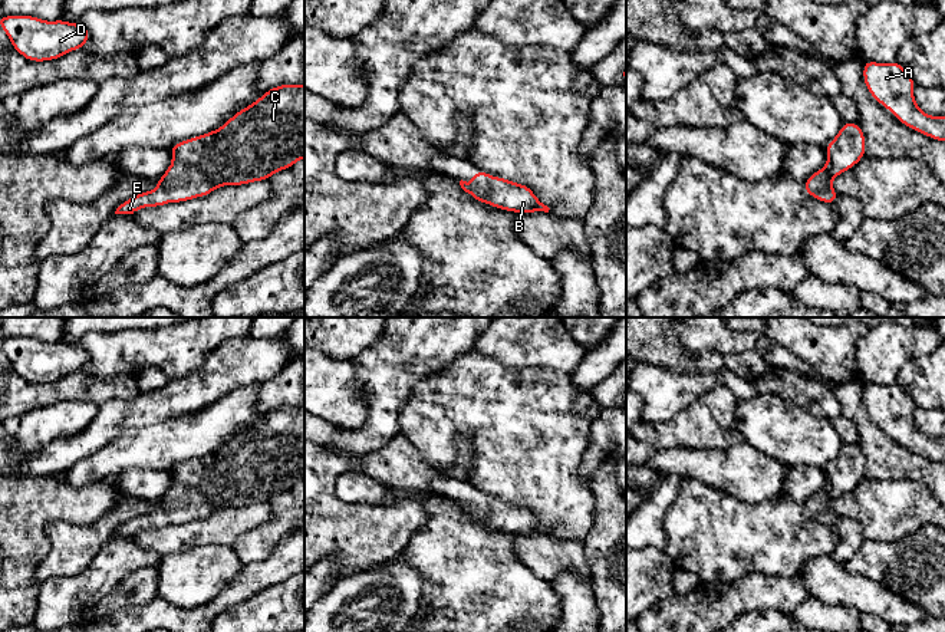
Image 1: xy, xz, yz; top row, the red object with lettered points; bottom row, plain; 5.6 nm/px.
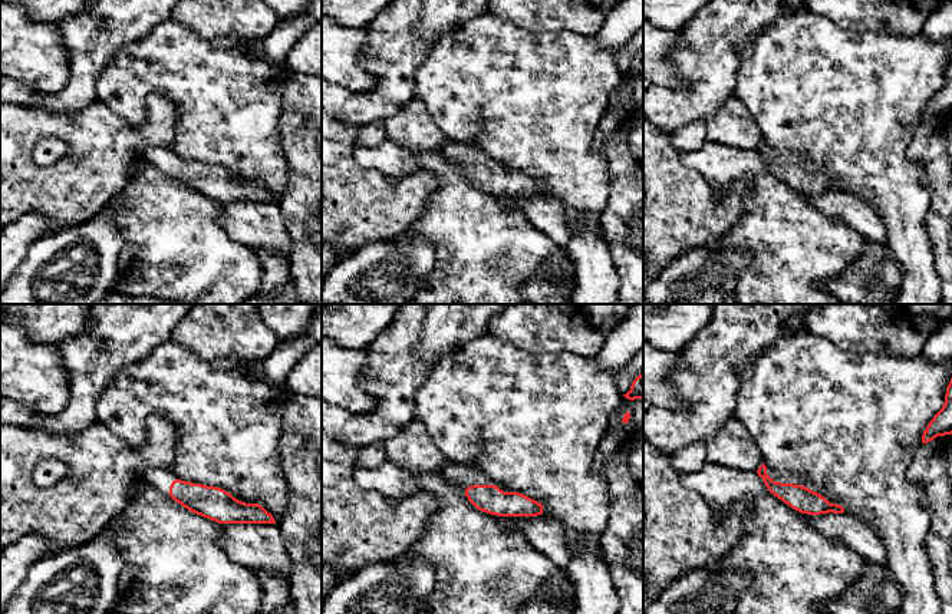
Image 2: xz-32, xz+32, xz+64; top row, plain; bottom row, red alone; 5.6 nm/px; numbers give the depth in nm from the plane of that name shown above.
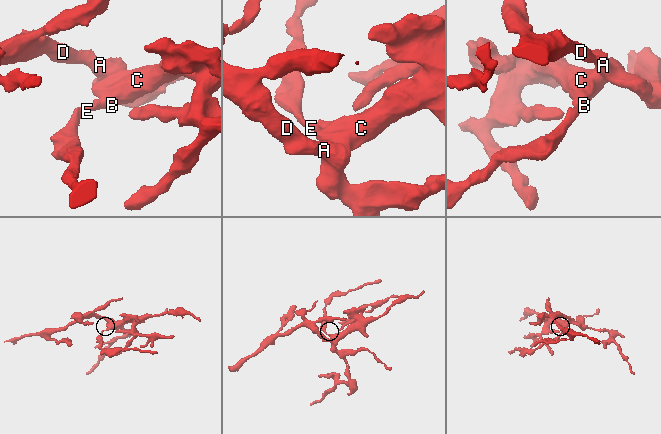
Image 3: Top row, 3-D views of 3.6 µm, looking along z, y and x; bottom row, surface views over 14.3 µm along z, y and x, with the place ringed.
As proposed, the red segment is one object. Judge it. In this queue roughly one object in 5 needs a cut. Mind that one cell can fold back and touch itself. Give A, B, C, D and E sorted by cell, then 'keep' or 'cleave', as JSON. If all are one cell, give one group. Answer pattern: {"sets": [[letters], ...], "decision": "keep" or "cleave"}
{"sets": [["A", "B", "C", "D", "E"]], "decision": "keep"}

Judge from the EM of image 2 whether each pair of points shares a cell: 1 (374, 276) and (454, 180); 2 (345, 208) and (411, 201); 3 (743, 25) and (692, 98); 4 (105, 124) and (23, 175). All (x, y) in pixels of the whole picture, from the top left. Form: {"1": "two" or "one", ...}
{"1": "two", "2": "one", "3": "one", "4": "one"}

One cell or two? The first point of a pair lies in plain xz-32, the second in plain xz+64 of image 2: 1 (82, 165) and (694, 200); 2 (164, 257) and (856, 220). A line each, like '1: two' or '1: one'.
1: one
2: two

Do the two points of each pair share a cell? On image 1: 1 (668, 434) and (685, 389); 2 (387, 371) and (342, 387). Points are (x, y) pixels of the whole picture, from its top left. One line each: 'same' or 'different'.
1: different
2: different

